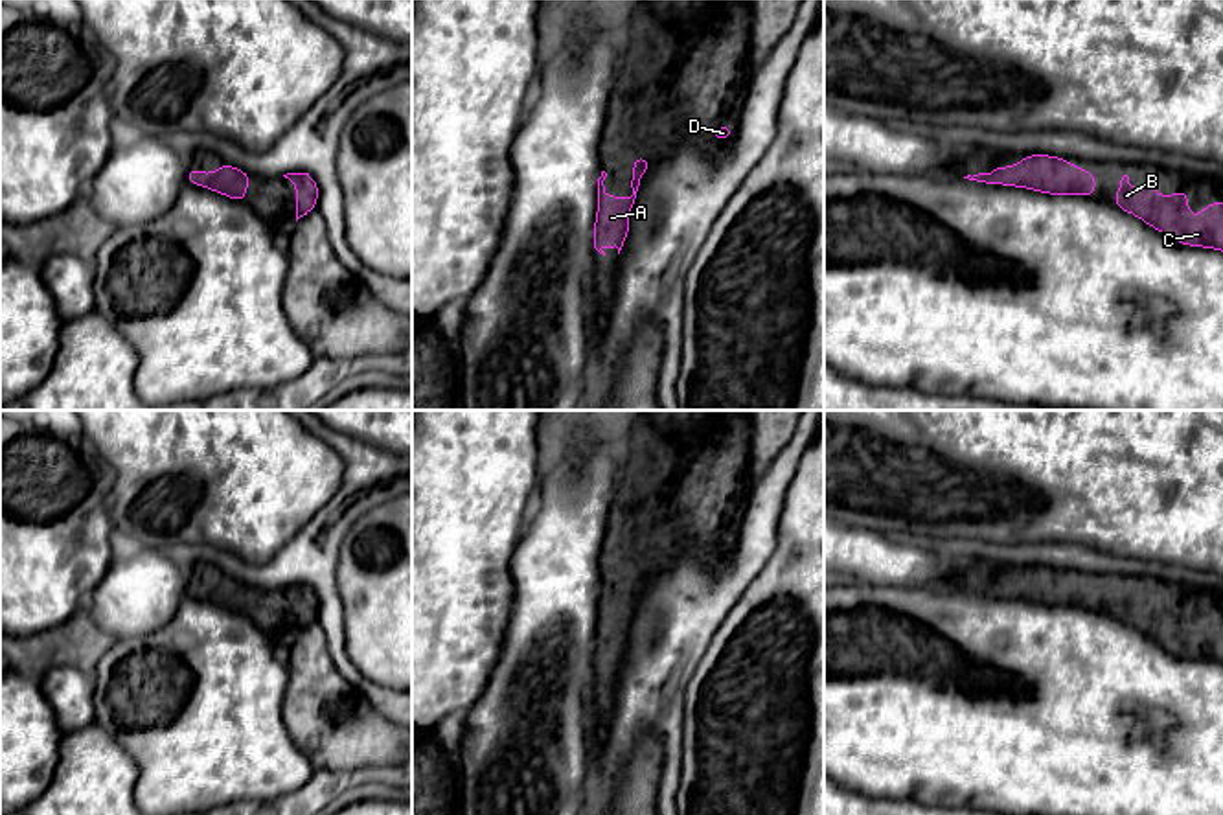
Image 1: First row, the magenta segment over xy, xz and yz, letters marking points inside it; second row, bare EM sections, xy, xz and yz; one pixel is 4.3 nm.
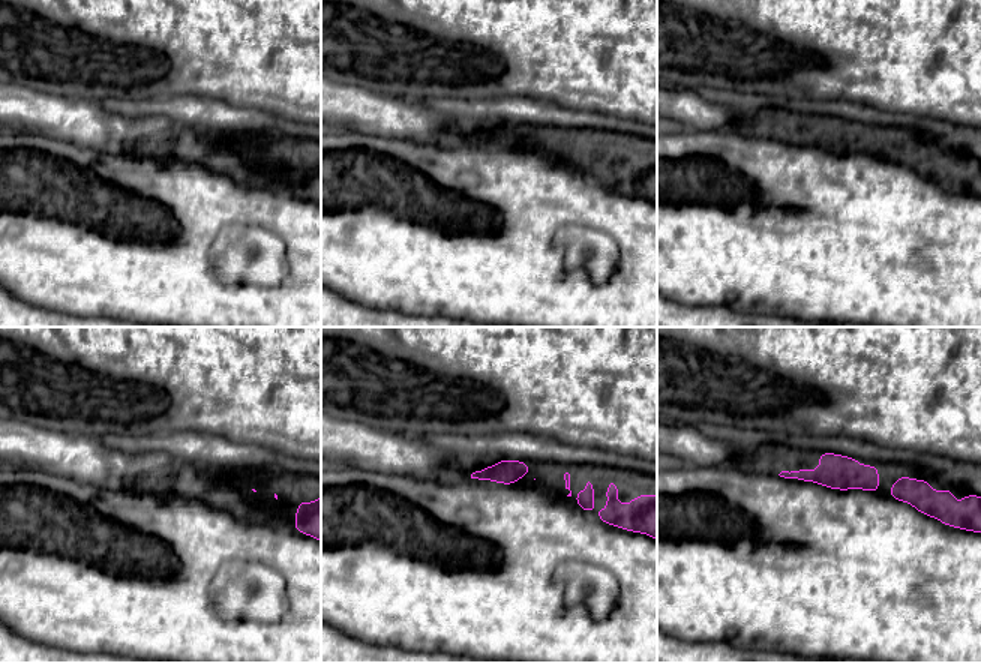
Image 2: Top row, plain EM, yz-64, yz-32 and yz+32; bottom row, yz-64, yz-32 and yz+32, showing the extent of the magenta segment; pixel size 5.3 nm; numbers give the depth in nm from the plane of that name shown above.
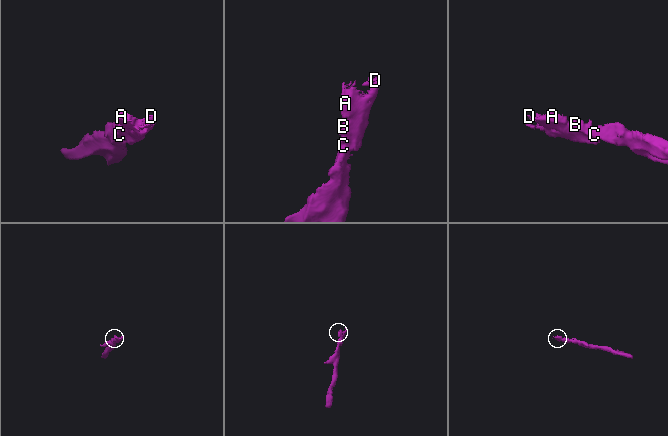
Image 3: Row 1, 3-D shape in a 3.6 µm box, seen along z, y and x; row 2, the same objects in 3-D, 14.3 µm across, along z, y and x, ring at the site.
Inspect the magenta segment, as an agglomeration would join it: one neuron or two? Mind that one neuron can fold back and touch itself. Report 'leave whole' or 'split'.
leave whole

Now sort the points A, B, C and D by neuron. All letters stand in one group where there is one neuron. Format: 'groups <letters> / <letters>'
groups A B C D

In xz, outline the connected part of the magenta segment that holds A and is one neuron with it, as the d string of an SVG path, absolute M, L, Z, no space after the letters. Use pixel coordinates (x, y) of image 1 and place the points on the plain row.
M647 568L633 570L631 609L609 609L603 598L607 585L601 583L601 589L598 591L598 624L594 635L594 660L600 666L605 668L605 659L616 659L620 666L623 653L629 648L629 627L636 611L640 592L647 585L651 574L653 570Z

